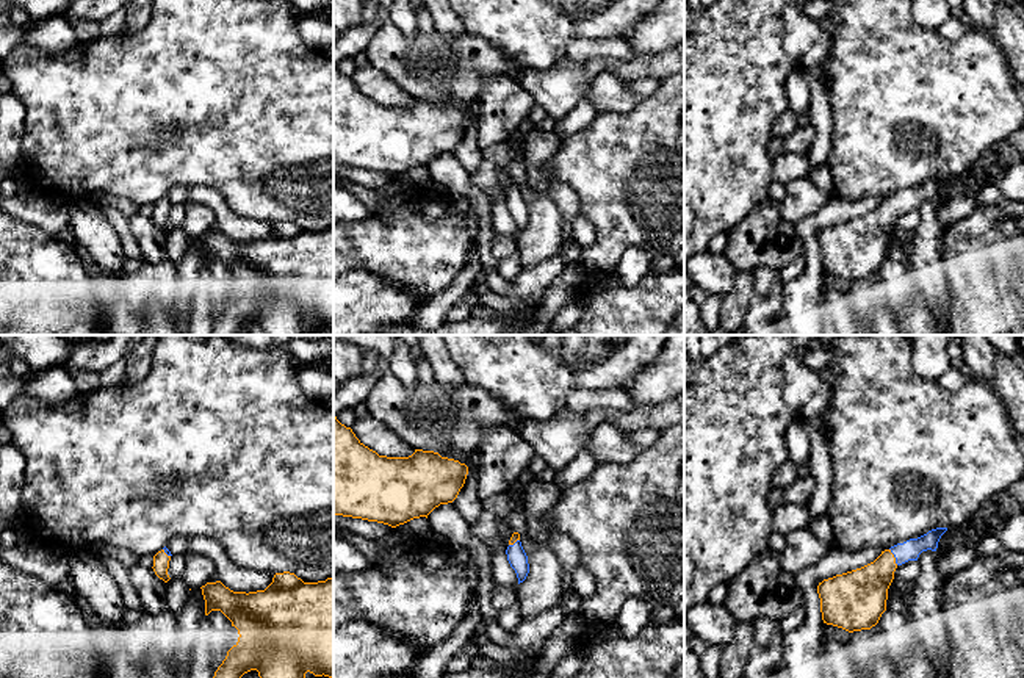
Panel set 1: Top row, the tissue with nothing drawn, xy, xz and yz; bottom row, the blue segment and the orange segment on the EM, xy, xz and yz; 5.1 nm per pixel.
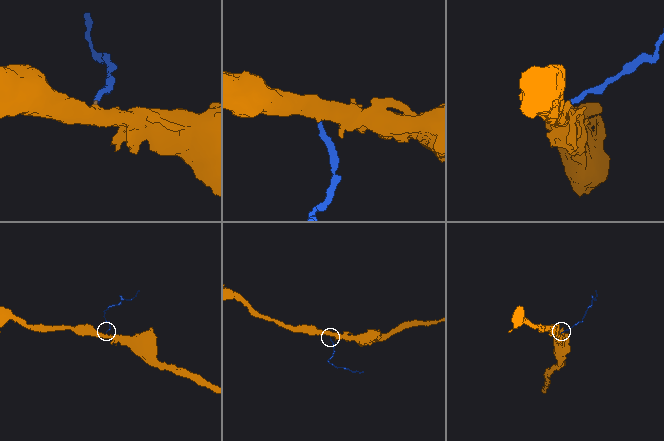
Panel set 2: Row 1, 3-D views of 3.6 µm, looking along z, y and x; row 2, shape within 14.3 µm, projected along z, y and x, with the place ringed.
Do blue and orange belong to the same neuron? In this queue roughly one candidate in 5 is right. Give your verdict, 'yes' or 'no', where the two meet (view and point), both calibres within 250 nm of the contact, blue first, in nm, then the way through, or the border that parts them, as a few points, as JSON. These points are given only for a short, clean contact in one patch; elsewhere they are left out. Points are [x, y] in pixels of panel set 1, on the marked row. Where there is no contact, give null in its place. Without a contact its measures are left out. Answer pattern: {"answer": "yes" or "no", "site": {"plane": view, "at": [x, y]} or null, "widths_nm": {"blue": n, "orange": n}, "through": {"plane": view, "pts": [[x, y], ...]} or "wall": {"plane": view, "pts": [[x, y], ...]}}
{"answer": "yes", "site": {"plane": "yz", "at": [894, 556]}, "widths_nm": {"blue": 110, "orange": 260}, "through": {"plane": "yz", "pts": [[910, 550], [894, 556], [863, 592]]}}

